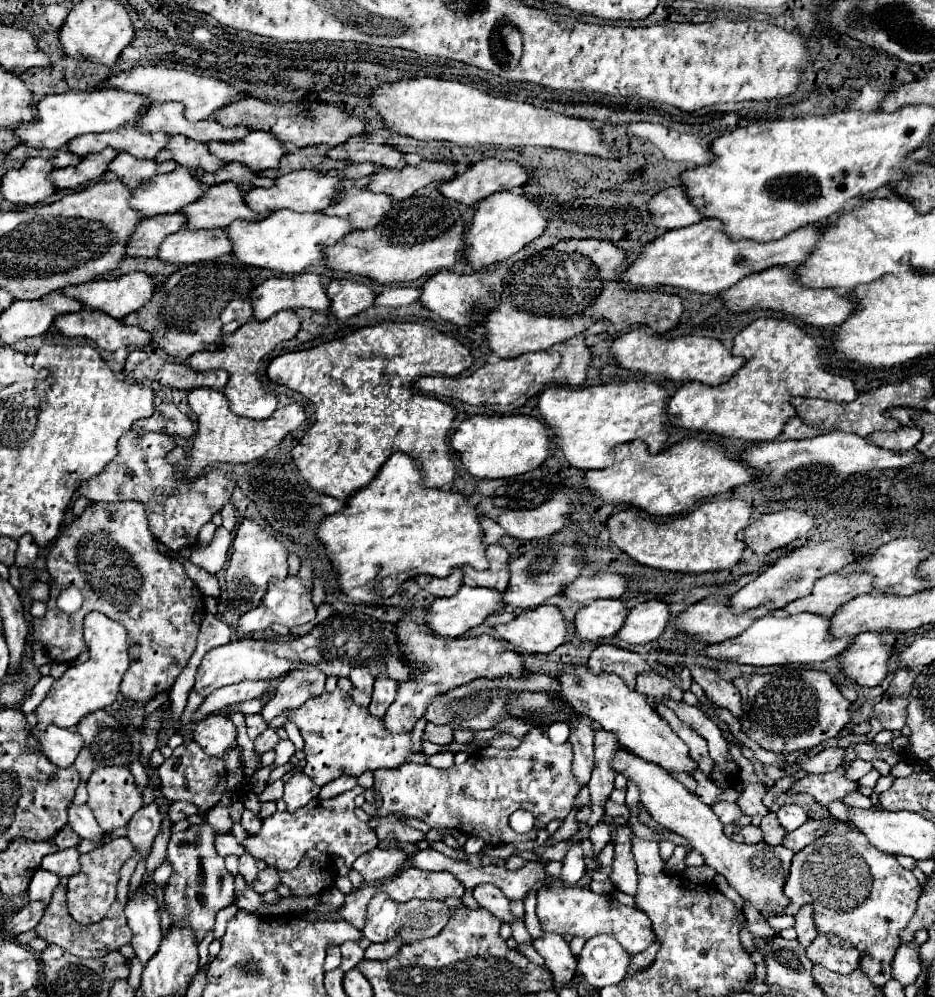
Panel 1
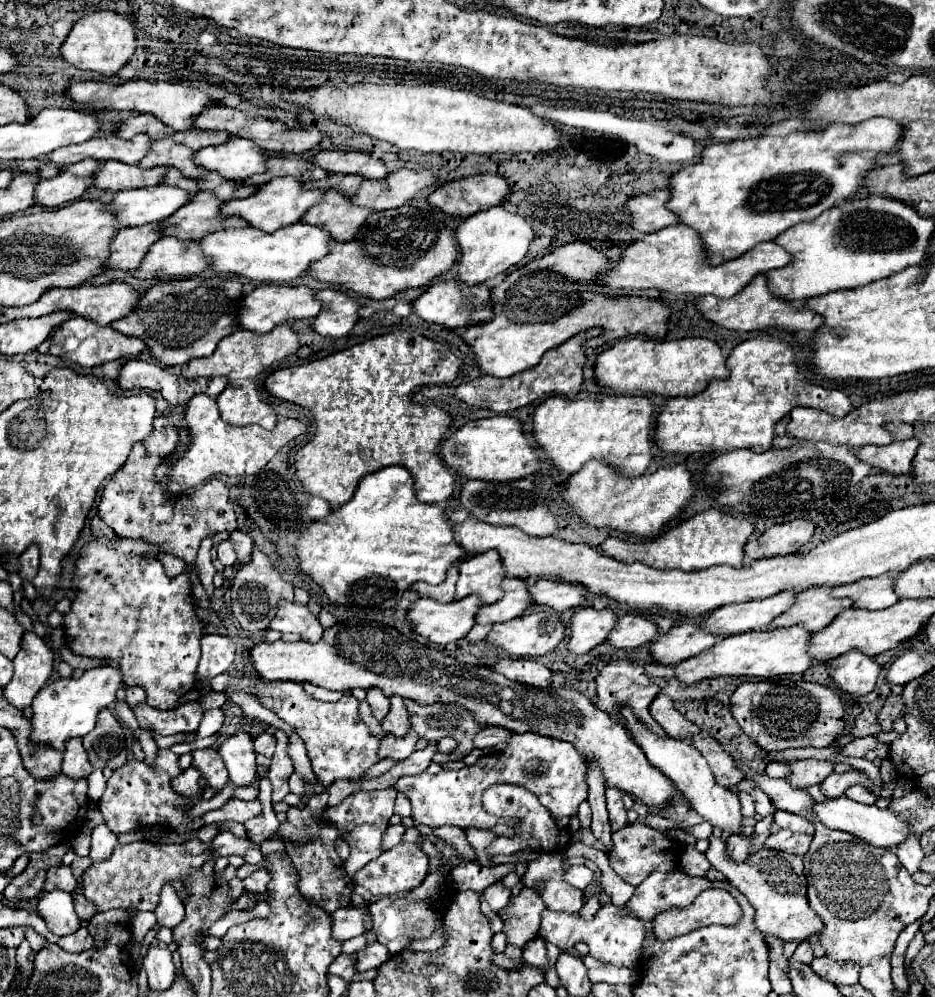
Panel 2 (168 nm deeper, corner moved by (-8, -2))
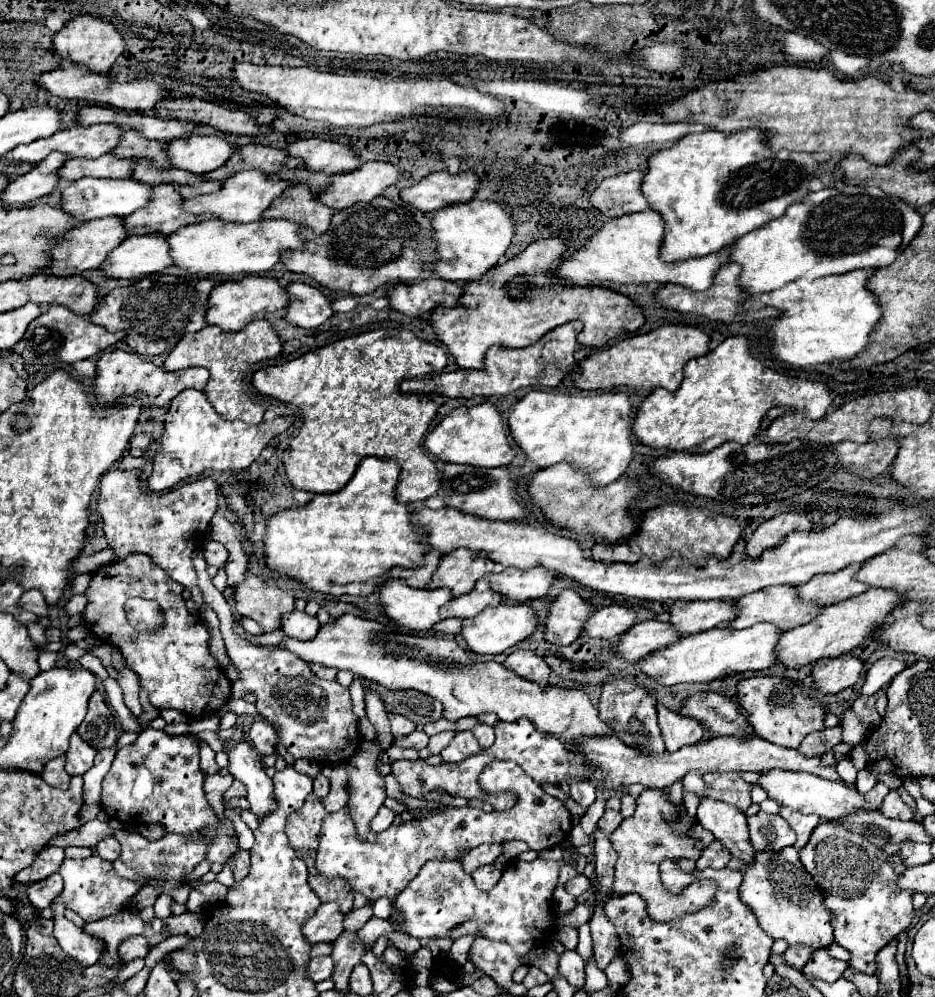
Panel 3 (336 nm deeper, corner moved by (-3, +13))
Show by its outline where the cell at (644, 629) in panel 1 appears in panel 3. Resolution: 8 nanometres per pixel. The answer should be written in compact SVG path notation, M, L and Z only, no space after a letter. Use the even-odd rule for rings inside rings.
M608 605L596 609L588 621L584 631L594 639L608 639L612 641L616 635L622 635L636 623L636 613L628 607Z

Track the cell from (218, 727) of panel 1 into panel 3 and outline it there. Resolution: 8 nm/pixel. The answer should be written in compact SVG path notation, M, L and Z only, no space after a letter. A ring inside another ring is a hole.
M238 743L228 751L228 757L228 771L248 787L246 799L250 801L250 811L256 817L266 817L274 809L274 785L264 773L258 751L250 743Z

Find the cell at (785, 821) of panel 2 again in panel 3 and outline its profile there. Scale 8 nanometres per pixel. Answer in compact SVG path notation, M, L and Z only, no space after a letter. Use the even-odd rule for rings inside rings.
M782 807L782 809L780 809L780 817L784 817L784 819L788 821L788 825L794 829L794 833L798 835L798 839L796 839L796 843L794 843L794 847L796 847L798 851L806 845L806 841L810 839L810 833L812 833L812 831L816 829L816 825L820 823L818 817L814 817L814 815L802 815L802 813L792 811L792 809L788 809L788 807Z

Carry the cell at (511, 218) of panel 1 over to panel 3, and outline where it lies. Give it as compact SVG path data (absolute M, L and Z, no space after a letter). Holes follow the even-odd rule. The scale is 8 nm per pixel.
M466 201L458 205L448 205L434 213L432 217L432 241L436 243L434 273L444 281L480 281L482 275L492 269L498 259L506 253L514 237L514 221L510 215L492 201Z

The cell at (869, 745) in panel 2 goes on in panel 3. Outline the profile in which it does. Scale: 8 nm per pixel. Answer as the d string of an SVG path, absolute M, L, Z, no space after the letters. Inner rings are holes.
M836 725L836 727L830 727L830 729L820 729L820 731L814 731L810 733L798 749L802 749L802 753L806 757L816 757L816 755L822 755L826 751L832 751L832 747L836 743L840 743L842 735L842 727Z

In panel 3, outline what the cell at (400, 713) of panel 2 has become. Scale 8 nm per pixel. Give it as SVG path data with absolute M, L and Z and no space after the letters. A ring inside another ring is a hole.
M388 715L388 719L390 719L390 725L392 725L392 735L394 737L406 737L416 729L416 725L402 715Z

